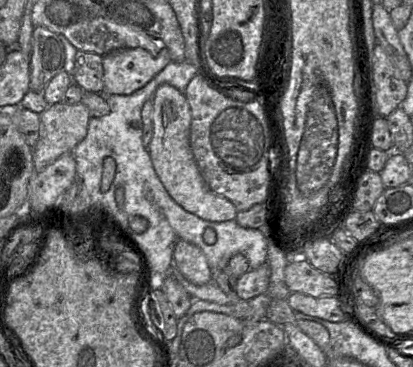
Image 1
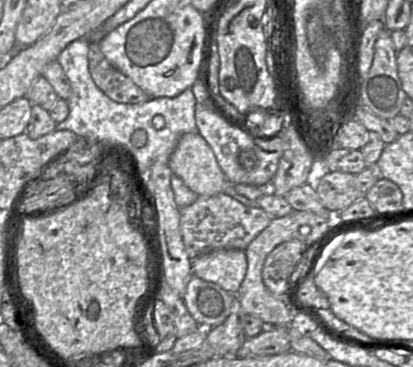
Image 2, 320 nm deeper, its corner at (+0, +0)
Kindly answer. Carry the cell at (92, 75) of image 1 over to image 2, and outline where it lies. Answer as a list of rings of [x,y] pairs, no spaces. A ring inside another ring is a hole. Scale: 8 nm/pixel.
[[[90,42],[90,48],[89,48],[89,52],[88,52],[88,62],[89,62],[89,71],[91,74],[91,77],[94,81],[94,83],[96,84],[96,86],[106,95],[108,96],[110,99],[119,102],[119,103],[139,103],[139,102],[146,102],[148,100],[150,100],[151,98],[156,98],[156,97],[151,97],[150,95],[148,95],[146,92],[144,92],[140,87],[138,87],[129,77],[127,77],[126,75],[124,75],[123,73],[121,73],[118,69],[116,69],[108,60],[107,58],[104,56],[103,52],[101,51],[98,42]]]

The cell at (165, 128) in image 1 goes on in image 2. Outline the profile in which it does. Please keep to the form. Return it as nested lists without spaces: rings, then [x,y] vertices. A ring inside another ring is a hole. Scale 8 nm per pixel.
[[[186,133],[180,137],[170,155],[169,167],[199,196],[225,193],[225,188],[234,186],[223,173],[213,150],[199,133]]]

